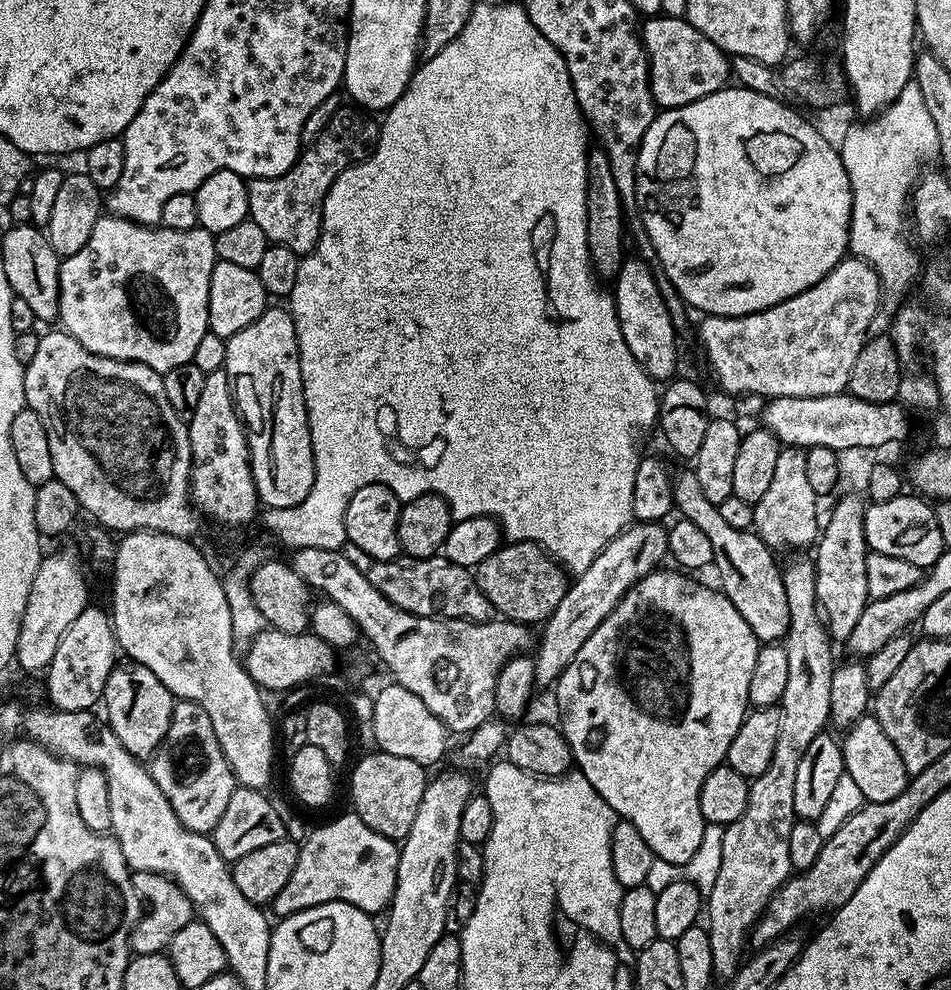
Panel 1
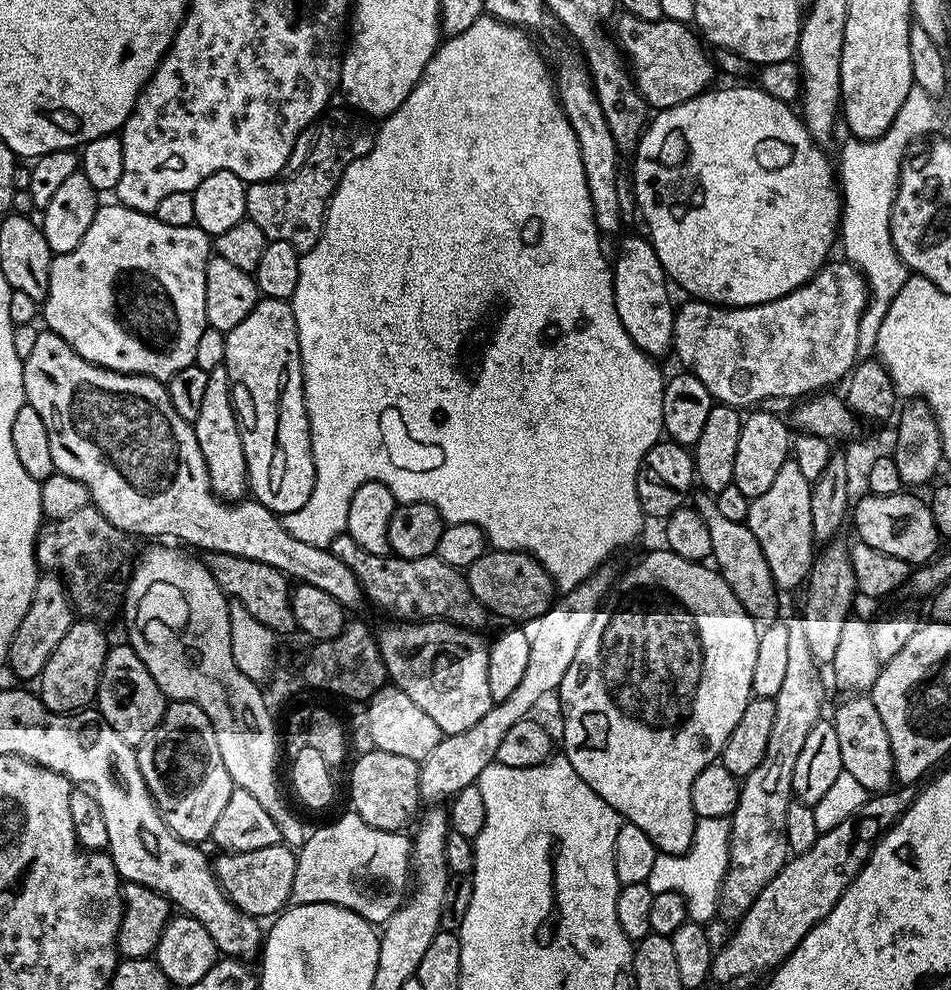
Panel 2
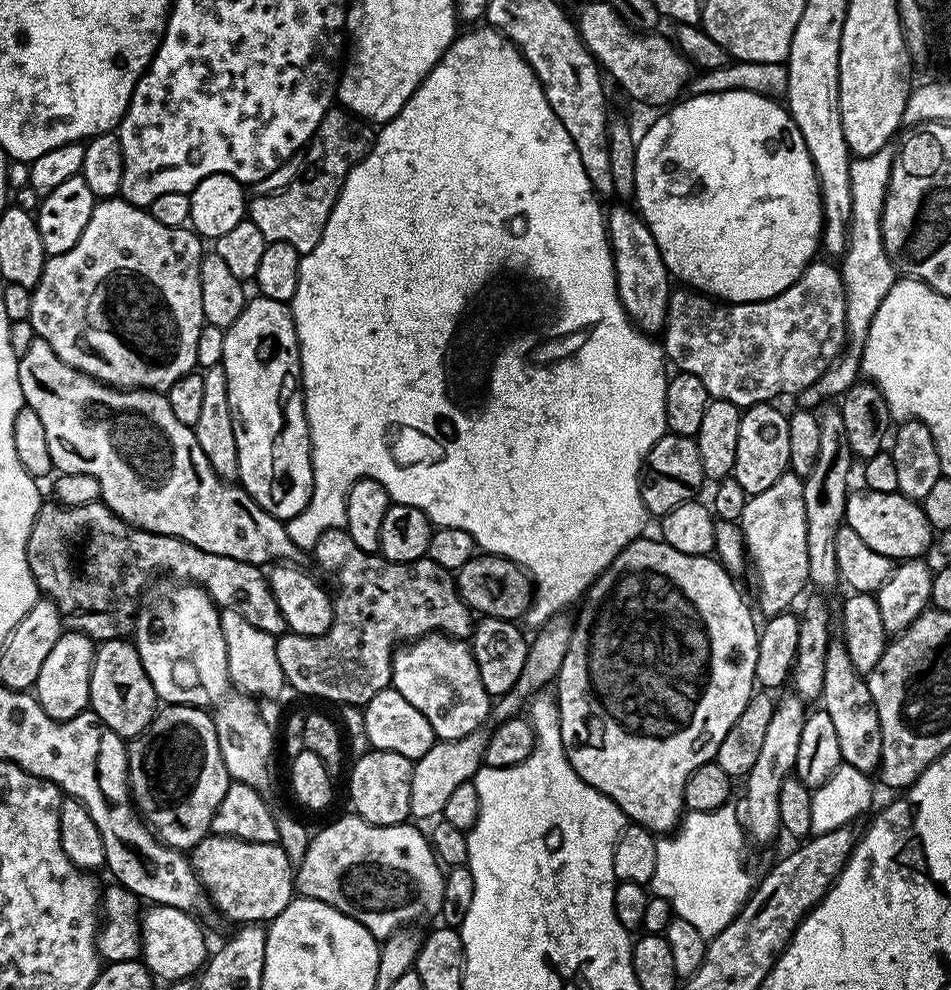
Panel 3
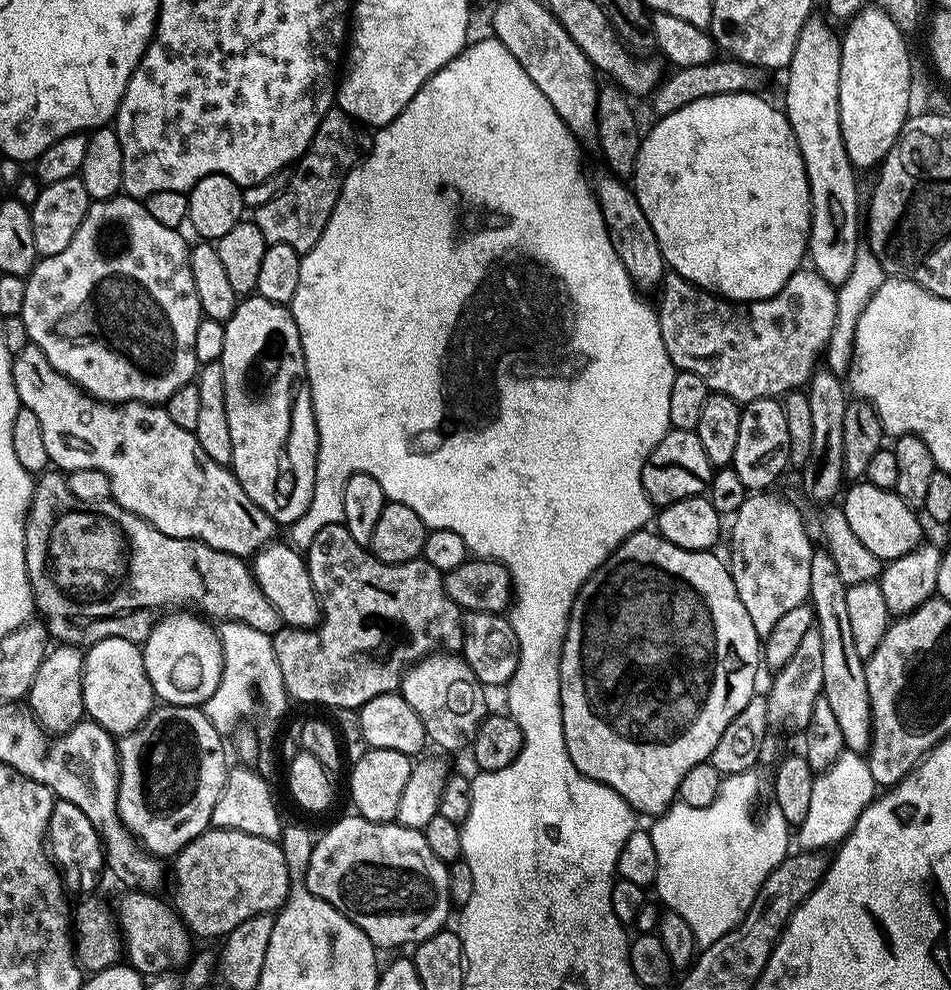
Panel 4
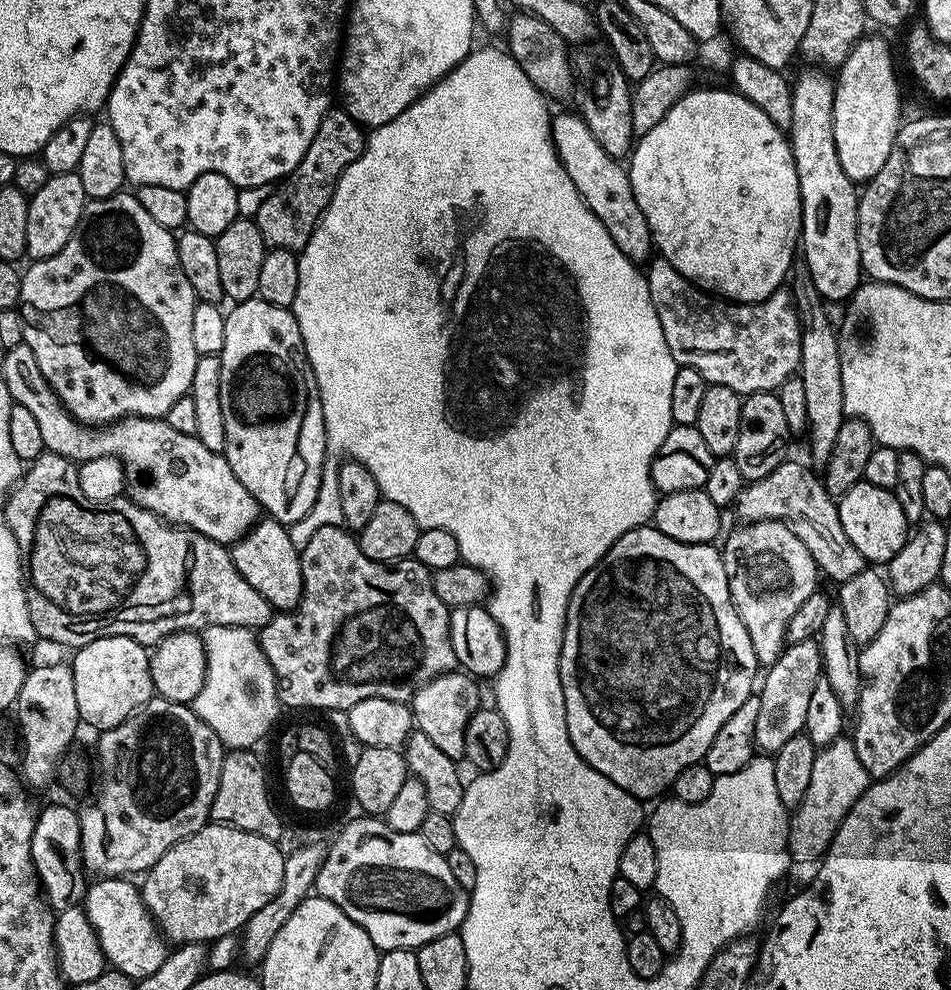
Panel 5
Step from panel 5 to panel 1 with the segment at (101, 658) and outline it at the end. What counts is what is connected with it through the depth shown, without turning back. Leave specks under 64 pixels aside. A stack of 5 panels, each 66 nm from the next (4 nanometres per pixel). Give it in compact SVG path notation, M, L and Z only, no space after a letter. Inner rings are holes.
M120 662L106 678L106 690L102 708L108 711L107 727L126 746L126 750L137 758L151 757L164 742L164 735L172 717L173 694L144 665Z

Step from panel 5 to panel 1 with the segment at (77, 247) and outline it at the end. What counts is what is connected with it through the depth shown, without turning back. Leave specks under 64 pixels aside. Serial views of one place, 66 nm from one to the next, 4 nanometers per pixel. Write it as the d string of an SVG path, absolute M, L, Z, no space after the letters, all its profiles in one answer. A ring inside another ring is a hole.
M101 215L90 230L90 238L86 238L86 246L60 261L59 327L94 354L145 364L161 374L174 370L174 366L190 364L202 334L209 332L210 274L216 261L216 237L205 228L170 230Z

